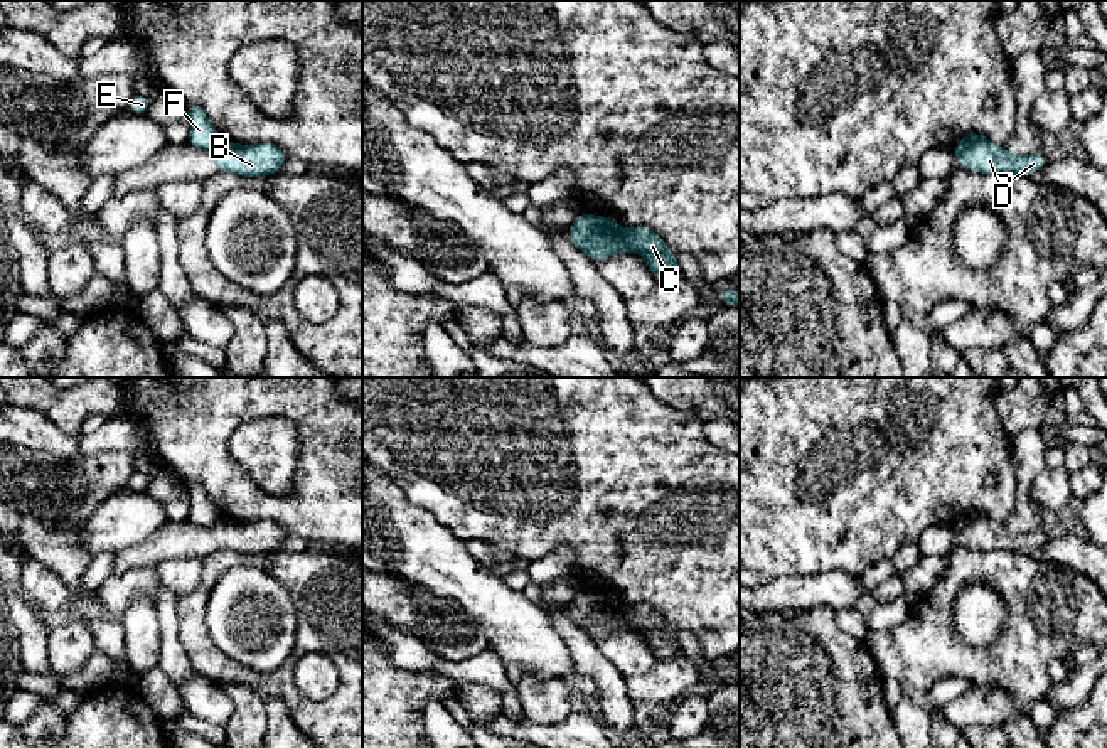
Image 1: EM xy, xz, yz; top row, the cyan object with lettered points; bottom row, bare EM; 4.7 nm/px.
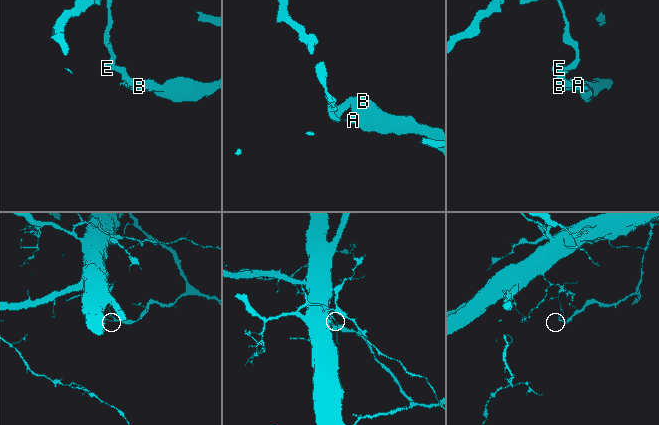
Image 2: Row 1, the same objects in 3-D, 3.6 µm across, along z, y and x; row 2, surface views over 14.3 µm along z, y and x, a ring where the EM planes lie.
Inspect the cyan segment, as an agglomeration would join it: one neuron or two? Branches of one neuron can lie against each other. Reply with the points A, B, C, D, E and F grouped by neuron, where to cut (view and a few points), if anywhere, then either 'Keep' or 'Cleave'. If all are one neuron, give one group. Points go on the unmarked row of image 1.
Groups: A B C D / E F. Split along xz (595, 593), (592, 612), (583, 627). Cleave

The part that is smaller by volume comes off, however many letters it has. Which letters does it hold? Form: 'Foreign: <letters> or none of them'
Foreign: A, B, C, D

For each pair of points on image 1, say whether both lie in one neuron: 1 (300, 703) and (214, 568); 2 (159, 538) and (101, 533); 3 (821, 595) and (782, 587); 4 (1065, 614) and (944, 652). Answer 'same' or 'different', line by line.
1: same
2: different
3: same
4: same

